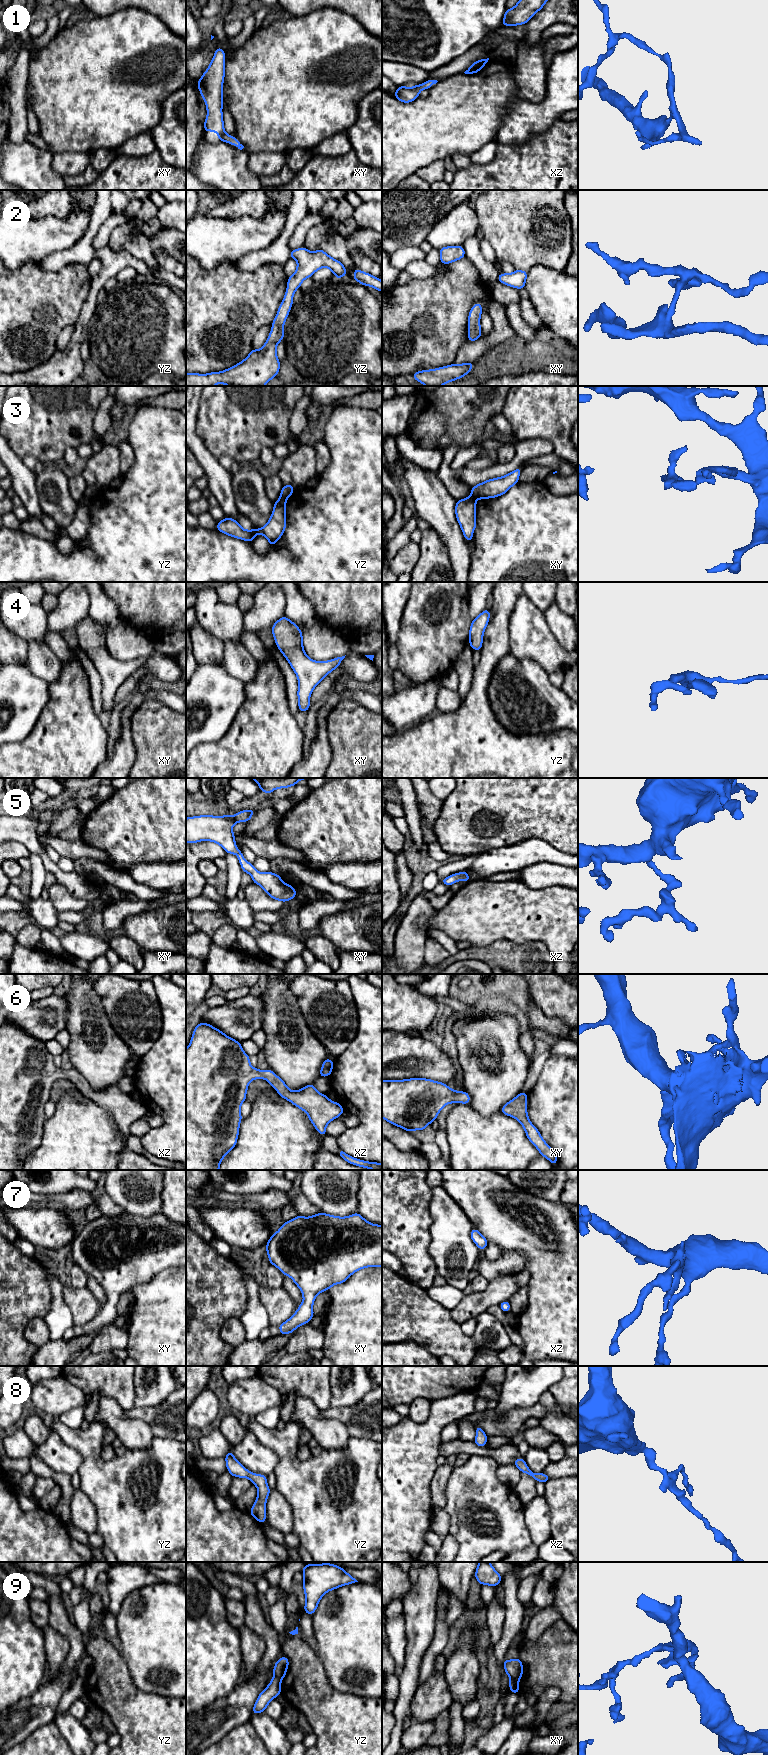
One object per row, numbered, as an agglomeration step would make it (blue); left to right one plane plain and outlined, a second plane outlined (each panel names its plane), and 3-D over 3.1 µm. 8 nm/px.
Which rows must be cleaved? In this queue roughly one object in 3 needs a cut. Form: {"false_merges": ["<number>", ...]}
{"false_merges": ["3", "9"]}

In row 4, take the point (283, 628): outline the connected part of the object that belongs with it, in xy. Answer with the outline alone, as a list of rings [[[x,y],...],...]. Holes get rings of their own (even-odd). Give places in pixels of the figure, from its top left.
[[[286,616],[277,620],[271,631],[276,646],[287,659],[298,678],[298,711],[307,712],[313,689],[326,675],[340,665],[346,655],[322,662],[310,659],[303,648],[302,631]]]

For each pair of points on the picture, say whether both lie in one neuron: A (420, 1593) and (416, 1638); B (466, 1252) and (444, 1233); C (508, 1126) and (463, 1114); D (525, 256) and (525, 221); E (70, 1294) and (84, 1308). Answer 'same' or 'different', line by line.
A: same
B: same
C: same
D: same
E: same

